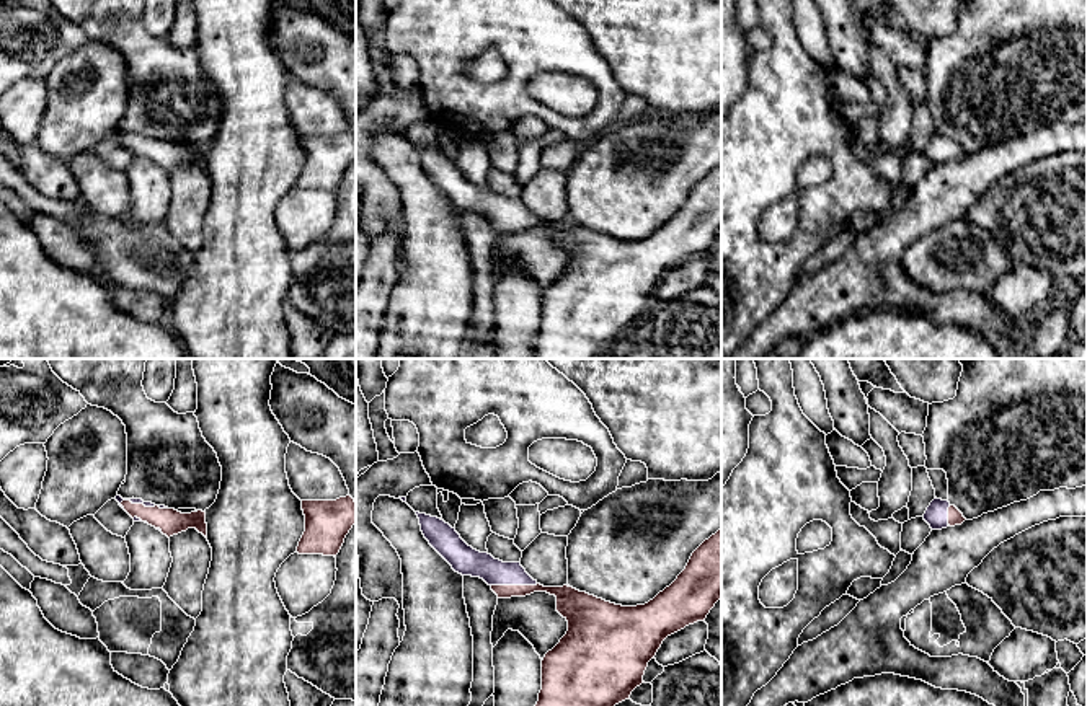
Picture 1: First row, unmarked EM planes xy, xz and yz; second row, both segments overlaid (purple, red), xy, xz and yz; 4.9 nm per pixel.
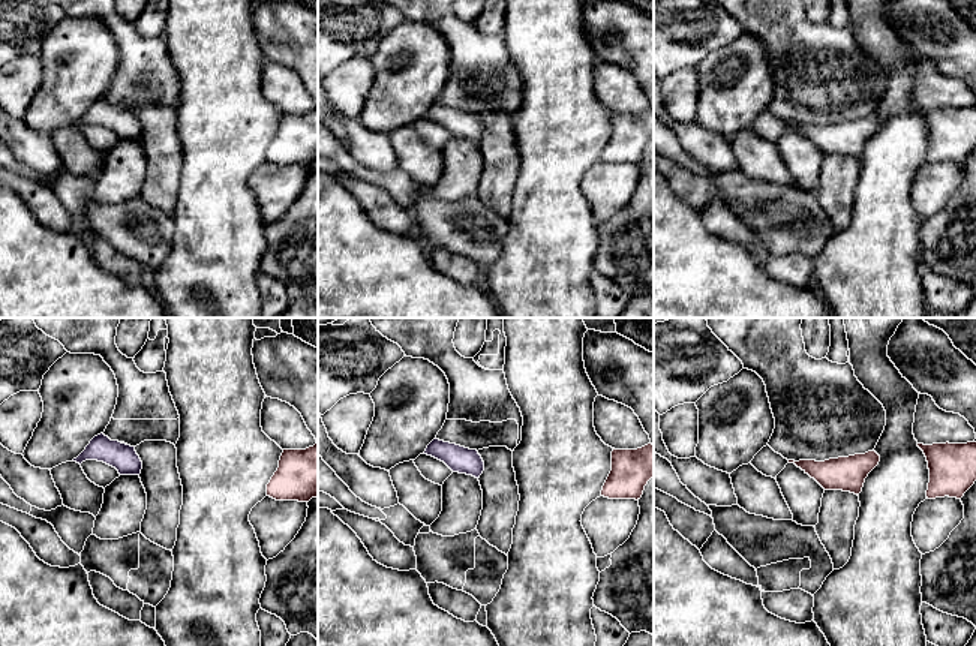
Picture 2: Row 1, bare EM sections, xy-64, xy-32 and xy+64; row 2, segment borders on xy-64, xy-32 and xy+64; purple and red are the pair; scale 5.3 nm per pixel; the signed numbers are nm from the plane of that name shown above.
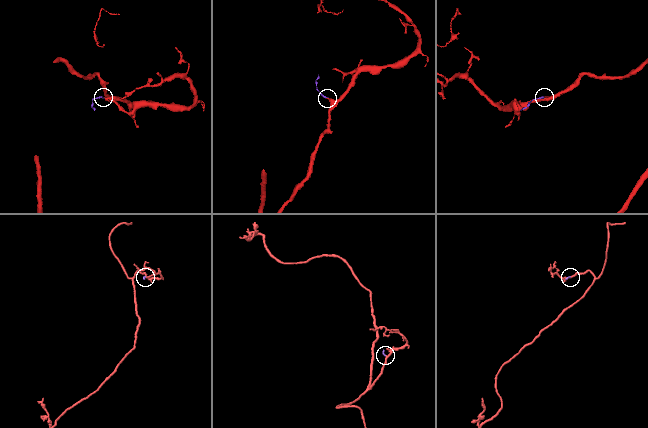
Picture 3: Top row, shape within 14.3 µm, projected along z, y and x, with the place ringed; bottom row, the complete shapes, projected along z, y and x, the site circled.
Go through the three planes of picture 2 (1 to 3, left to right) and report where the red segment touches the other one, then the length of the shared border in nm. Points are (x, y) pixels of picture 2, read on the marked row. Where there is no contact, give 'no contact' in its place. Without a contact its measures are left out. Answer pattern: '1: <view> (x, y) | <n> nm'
1: no contact
2: no contact
3: no contact

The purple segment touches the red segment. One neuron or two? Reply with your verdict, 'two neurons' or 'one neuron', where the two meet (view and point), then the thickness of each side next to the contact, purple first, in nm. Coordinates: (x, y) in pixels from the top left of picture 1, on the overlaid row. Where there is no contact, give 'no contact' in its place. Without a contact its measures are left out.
one neuron; contact xy (144, 504); calibres 40 and 130 nm

